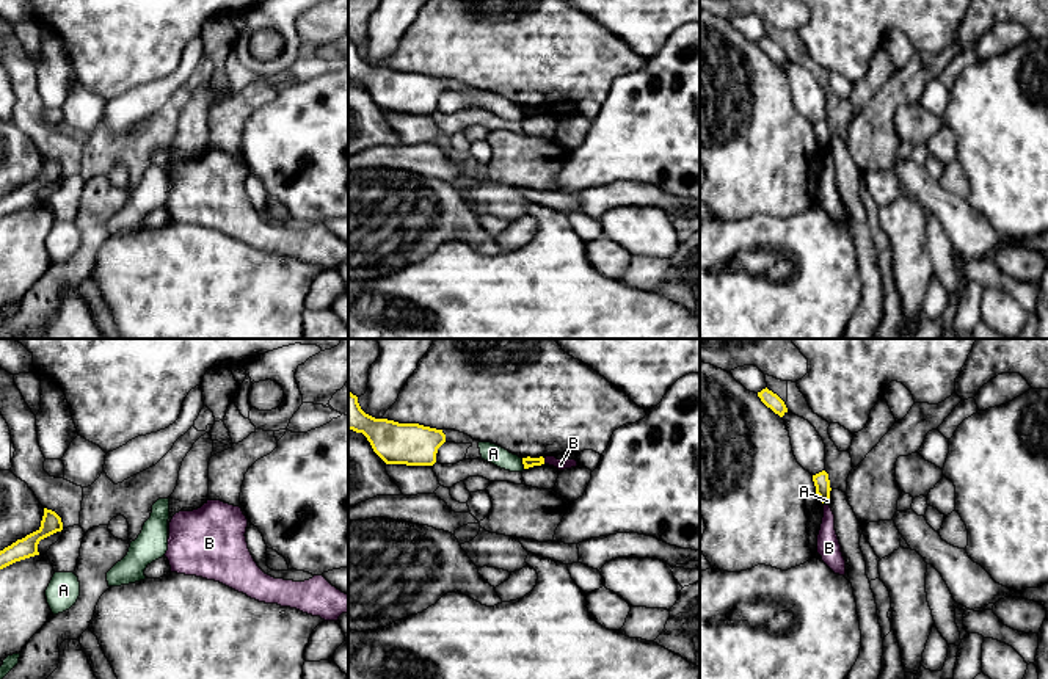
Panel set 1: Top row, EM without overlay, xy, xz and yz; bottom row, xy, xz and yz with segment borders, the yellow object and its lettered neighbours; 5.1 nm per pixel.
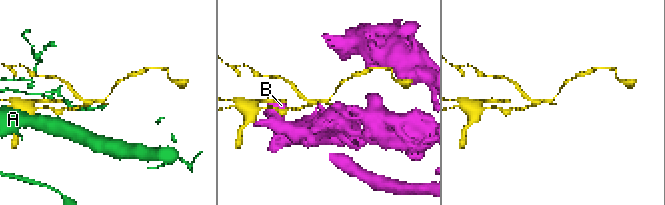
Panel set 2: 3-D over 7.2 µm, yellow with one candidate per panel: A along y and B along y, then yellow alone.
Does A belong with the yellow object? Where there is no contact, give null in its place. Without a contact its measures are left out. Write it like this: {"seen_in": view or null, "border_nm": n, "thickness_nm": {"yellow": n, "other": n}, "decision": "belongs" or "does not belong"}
{"seen_in": "xz", "border_nm": 60, "thickness_nm": {"yellow": 50, "other": 100}, "decision": "does not belong"}

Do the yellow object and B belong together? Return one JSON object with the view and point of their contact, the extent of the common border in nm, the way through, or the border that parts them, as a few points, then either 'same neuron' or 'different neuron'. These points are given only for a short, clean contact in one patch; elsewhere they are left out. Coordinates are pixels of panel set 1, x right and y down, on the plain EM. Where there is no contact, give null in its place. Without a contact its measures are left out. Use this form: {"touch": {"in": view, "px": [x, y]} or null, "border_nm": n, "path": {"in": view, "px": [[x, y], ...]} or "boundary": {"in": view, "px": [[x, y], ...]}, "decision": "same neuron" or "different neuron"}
{"touch": {"in": "xz", "px": [543, 110]}, "border_nm": 30, "boundary": {"in": "xz", "px": [[543, 107], [545, 112]]}, "decision": "different neuron"}

